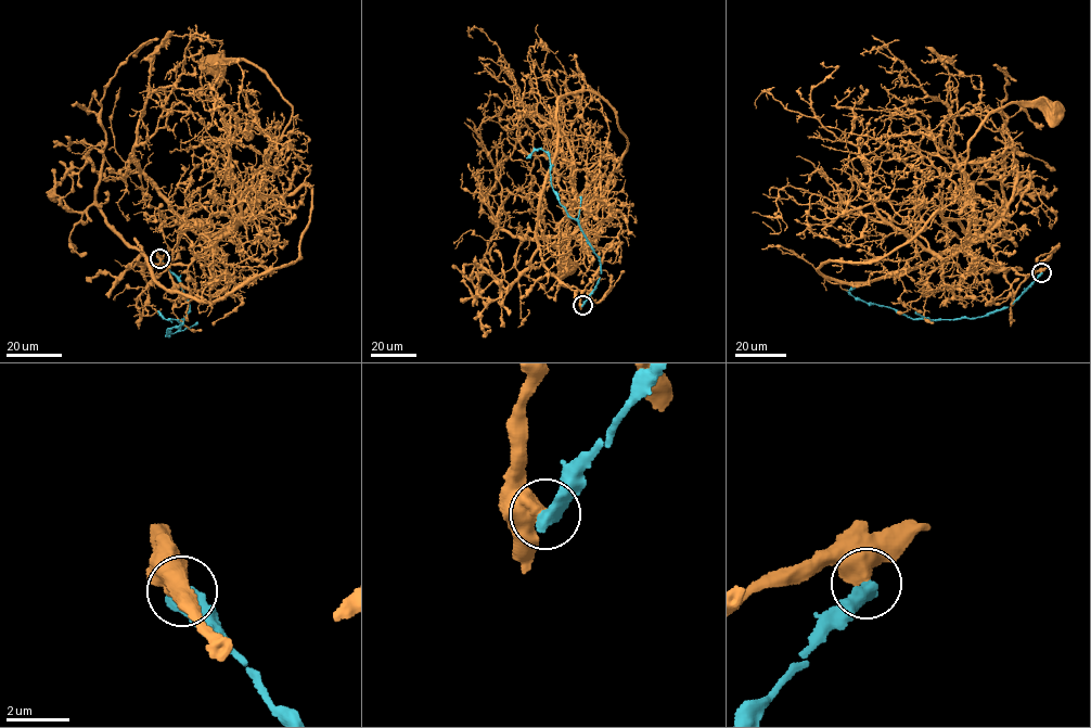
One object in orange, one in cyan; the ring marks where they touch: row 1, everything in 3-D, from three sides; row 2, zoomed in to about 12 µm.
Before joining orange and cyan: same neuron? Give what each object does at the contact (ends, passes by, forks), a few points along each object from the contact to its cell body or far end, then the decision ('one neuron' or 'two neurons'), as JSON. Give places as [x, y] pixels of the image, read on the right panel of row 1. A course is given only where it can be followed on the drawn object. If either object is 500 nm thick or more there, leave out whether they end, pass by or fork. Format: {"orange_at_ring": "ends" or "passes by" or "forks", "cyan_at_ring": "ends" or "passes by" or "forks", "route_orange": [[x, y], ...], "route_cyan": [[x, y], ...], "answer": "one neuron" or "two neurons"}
{"route_orange": [[1041, 272], [988, 304], [967, 259], [964, 169], [991, 113], [1023, 101], [1053, 102], [1056, 112]], "route_cyan": [[1041, 272], [1008, 307], [980, 317], [952, 320], [915, 319], [888, 307], [868, 304], [848, 291], [855, 282]], "answer": "two neurons"}

